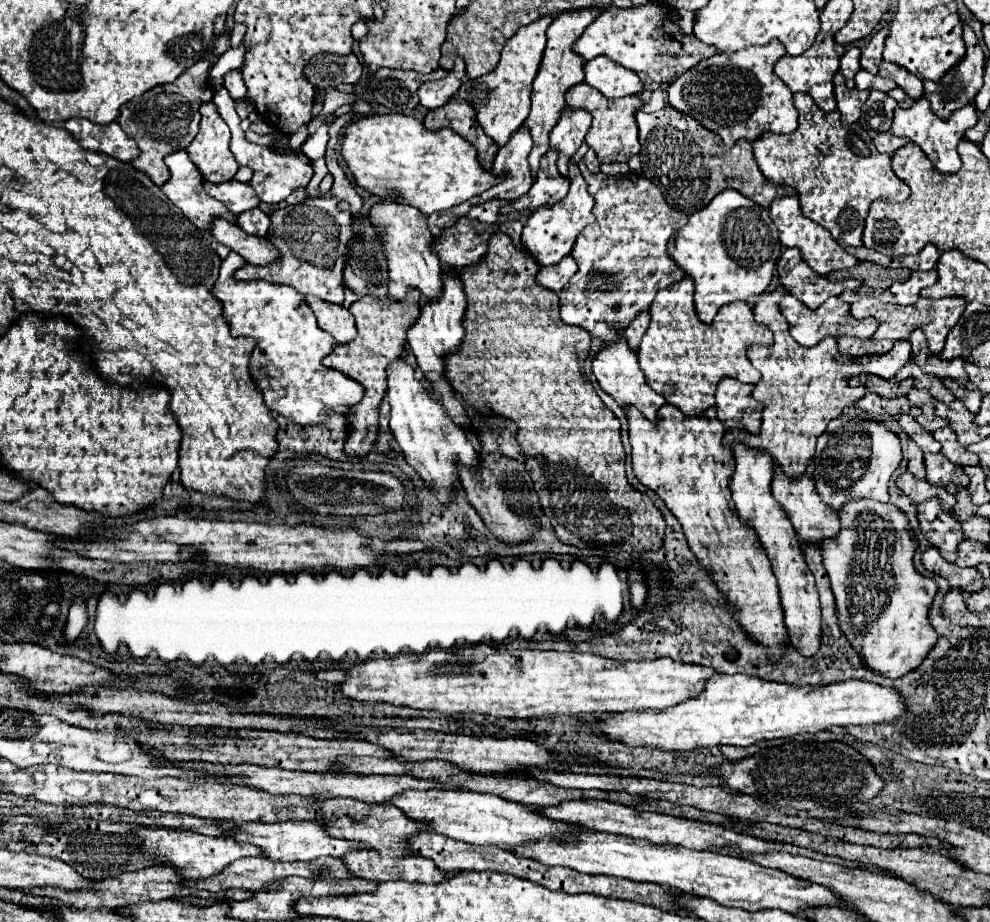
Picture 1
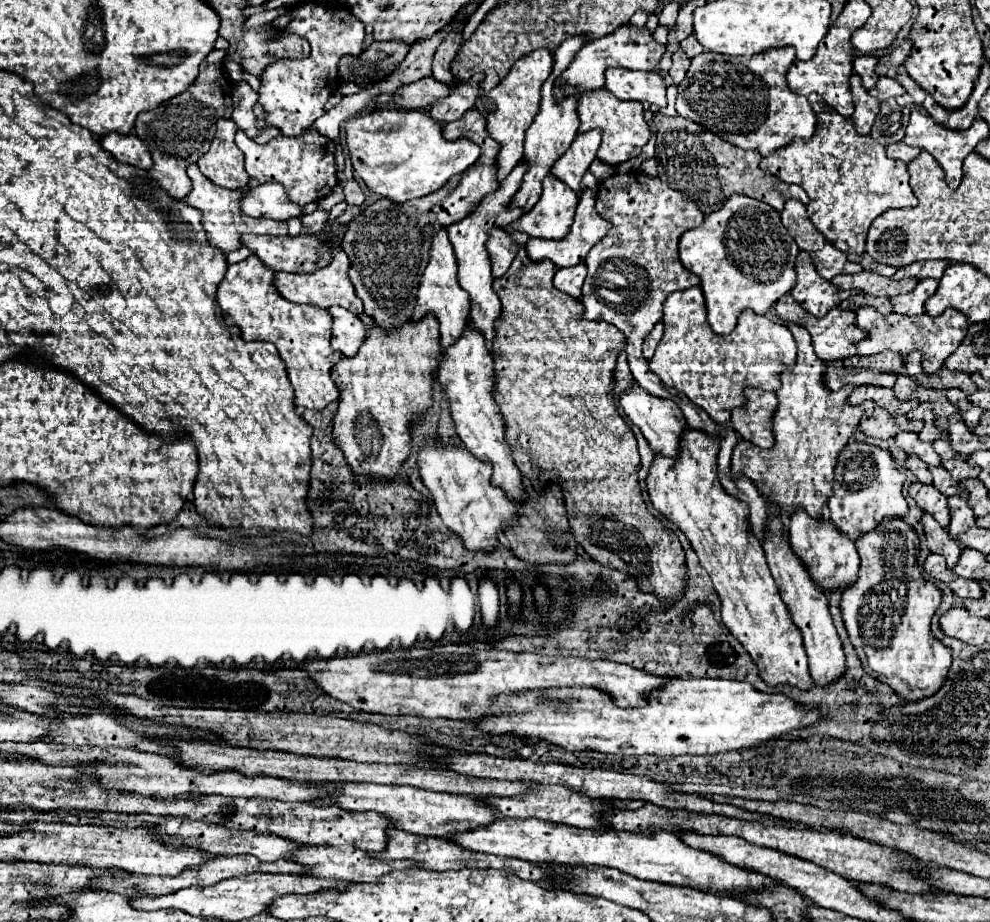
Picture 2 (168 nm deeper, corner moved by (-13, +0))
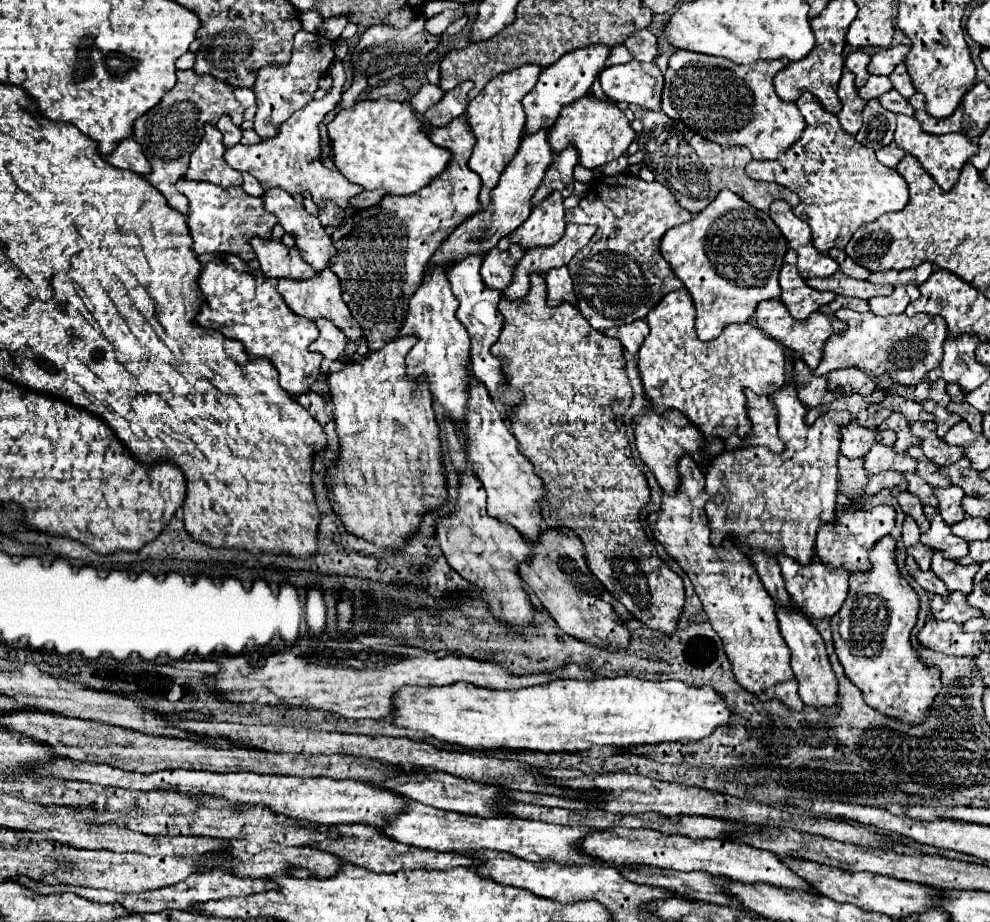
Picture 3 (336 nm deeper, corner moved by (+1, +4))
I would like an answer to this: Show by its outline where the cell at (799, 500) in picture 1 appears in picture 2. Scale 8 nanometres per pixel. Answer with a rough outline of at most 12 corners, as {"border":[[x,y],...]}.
{"border":[[790,516],[790,544],[822,590],[856,580],[856,546],[832,522]]}

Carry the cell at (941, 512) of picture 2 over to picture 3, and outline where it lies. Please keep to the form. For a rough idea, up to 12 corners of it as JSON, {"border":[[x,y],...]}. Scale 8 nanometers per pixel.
{"border":[[908,492],[896,496],[902,512],[916,520],[920,532],[928,530],[928,520],[920,500]]}

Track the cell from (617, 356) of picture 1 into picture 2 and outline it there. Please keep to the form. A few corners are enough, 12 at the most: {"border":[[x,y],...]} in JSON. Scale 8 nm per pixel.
{"border":[[634,384],[620,408],[656,454],[678,454],[686,420],[676,402]]}

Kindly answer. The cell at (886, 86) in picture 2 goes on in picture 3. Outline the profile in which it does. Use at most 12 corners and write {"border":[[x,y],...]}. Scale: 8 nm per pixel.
{"border":[[870,76],[858,90],[864,100],[892,90],[888,76]]}

